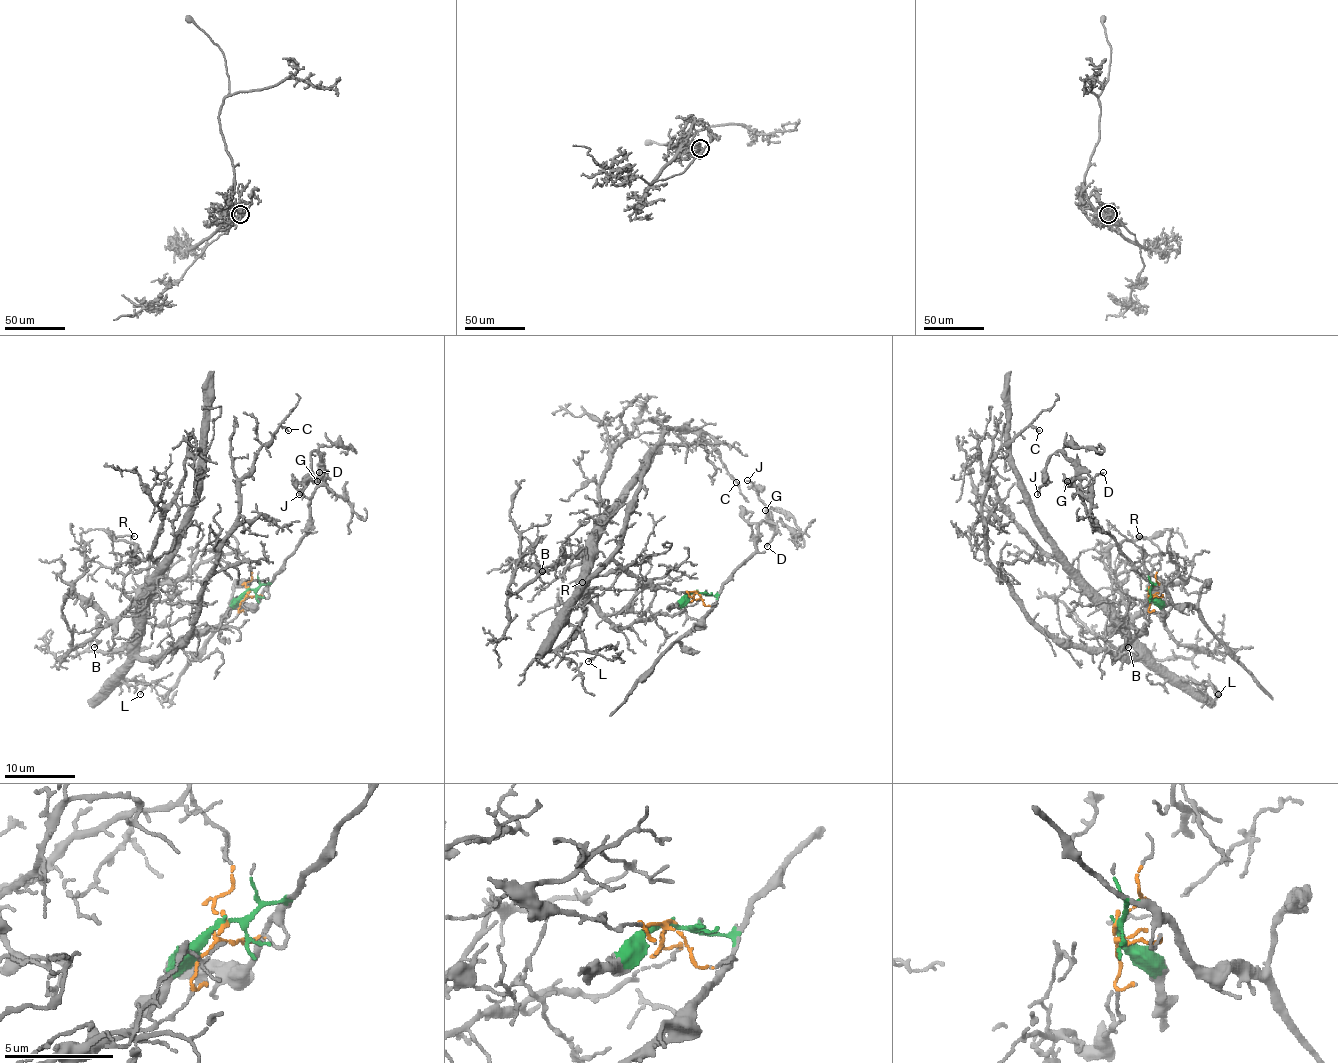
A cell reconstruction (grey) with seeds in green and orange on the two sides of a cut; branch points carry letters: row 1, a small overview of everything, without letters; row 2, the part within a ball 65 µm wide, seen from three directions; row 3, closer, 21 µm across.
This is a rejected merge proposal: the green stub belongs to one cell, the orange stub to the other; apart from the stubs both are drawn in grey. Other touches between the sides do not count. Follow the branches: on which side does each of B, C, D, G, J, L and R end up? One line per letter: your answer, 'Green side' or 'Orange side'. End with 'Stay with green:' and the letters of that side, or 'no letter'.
B: Orange side
C: Orange side
D: Green side
G: Green side
J: Green side
L: Orange side
R: Orange side
Stay with green: D, G, J

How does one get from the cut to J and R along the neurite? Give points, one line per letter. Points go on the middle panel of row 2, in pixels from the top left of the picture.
J: (695, 591), (715, 595), (756, 547), (757, 527), (764, 520), (770, 524), (770, 509), (759, 488), (747, 481)
R: (695, 591), (652, 588), (612, 561), (587, 580), (587, 554), (571, 556), (581, 552), (562, 575), (581, 582)

